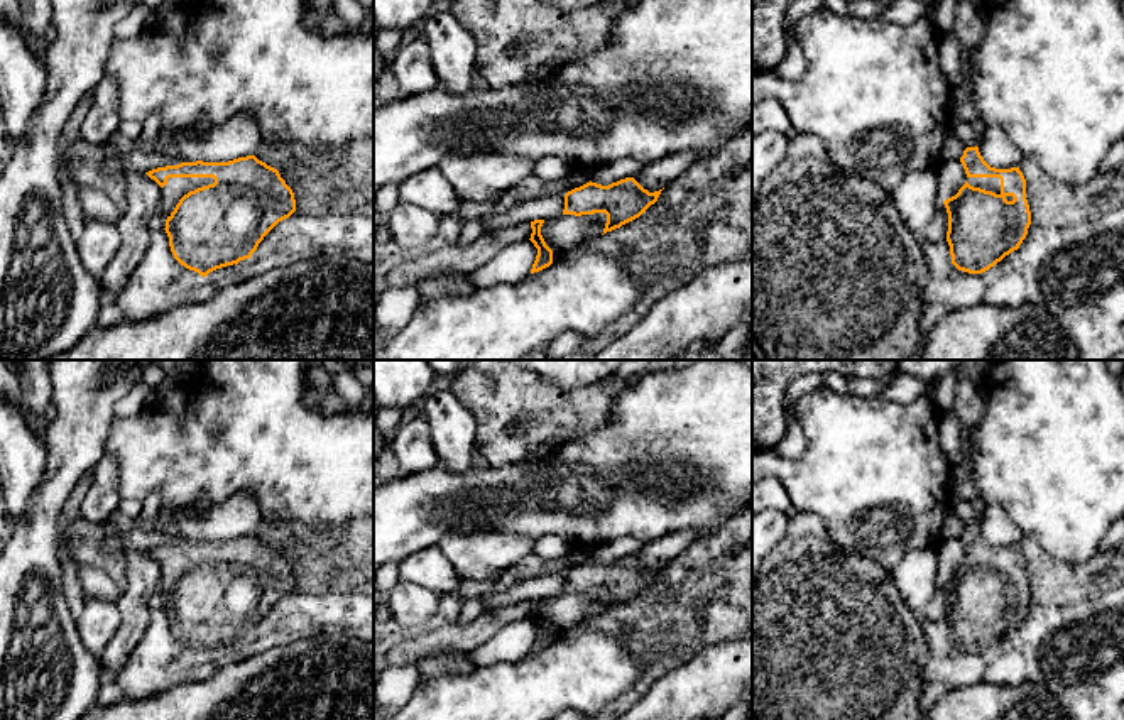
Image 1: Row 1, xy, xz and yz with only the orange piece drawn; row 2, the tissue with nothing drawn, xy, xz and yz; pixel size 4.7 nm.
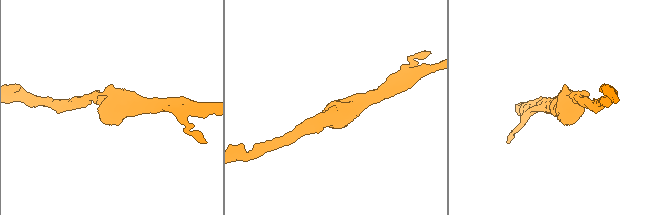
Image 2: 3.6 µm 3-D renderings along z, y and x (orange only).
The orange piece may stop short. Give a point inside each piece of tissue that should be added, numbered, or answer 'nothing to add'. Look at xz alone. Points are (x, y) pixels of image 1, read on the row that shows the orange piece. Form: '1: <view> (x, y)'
nothing to add

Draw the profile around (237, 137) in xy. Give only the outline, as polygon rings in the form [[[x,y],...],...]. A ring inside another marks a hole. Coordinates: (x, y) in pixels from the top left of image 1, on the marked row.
[[[240,113],[221,125],[208,127],[201,135],[181,130],[164,149],[181,162],[228,162],[252,155],[262,145],[259,125],[248,113]]]

